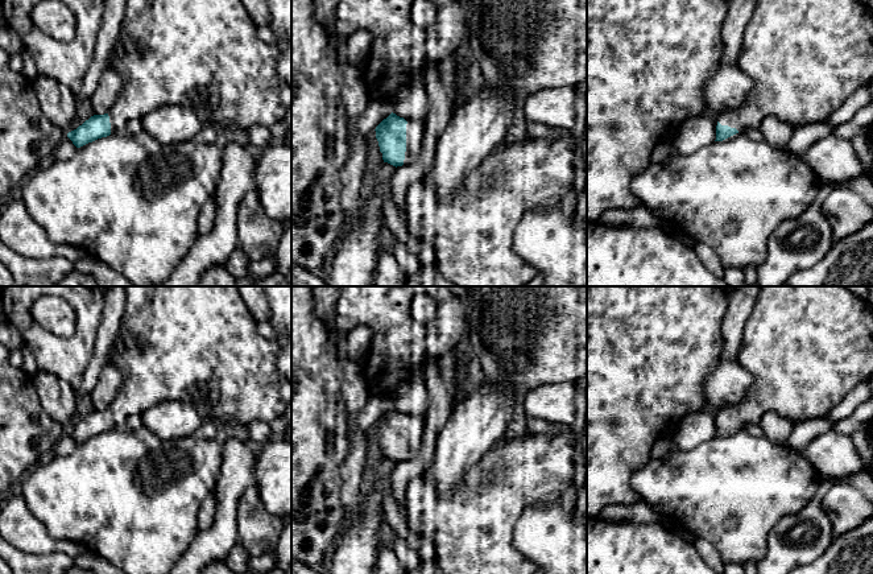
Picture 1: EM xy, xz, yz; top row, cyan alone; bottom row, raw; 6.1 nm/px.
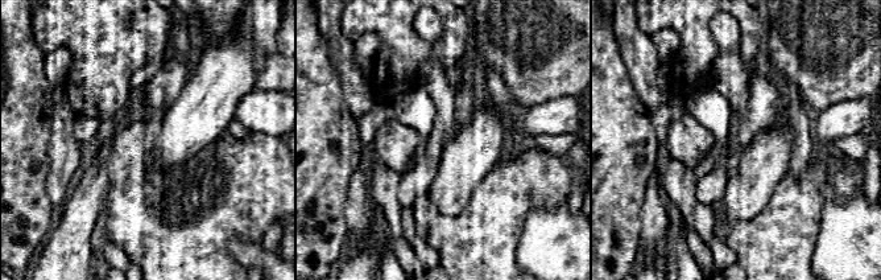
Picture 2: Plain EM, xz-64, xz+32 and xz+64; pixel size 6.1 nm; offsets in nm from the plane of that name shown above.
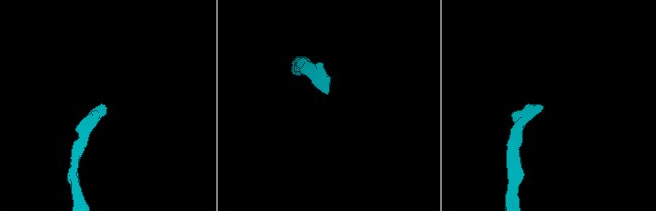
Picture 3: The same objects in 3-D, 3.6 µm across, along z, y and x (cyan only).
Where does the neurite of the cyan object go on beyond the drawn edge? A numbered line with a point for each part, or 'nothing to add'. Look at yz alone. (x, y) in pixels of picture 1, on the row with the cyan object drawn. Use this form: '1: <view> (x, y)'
1: yz (806, 57)

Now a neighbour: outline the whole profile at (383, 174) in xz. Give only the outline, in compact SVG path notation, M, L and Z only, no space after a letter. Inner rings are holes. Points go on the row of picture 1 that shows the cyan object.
M381 162L373 172L372 191L381 194L384 201L384 226L389 228L393 236L402 243L409 252L418 253L418 247L413 236L407 232L404 220L400 216L398 208L393 203L390 181L396 166Z

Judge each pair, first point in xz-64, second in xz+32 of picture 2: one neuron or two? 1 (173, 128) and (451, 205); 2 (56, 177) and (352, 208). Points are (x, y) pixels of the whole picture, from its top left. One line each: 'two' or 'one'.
1: one
2: one

